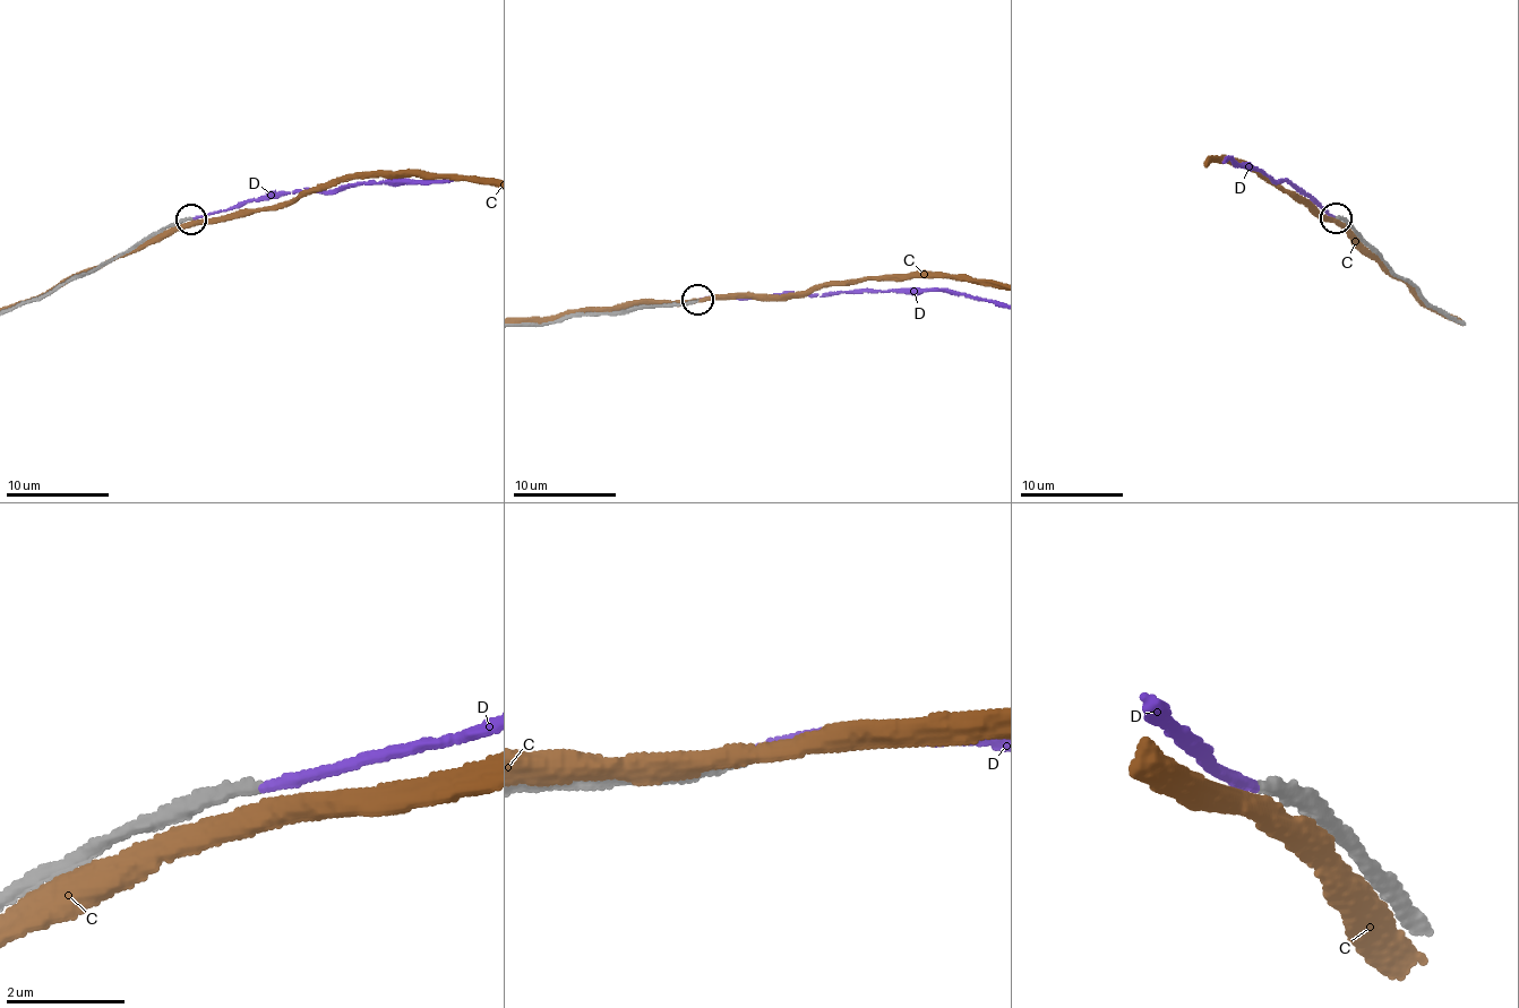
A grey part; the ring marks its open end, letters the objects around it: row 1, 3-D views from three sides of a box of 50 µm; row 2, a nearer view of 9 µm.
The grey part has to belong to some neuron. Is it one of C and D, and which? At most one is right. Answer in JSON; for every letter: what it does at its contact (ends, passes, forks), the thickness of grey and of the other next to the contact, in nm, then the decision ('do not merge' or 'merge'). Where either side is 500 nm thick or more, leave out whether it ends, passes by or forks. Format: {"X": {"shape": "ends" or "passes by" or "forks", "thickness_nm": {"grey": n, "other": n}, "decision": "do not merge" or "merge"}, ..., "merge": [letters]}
{"C": {"shape": "passes by", "thickness_nm": {"grey": 200, "other": 360}, "decision": "do not merge"}, "D": {"shape": "ends", "thickness_nm": {"grey": 200, "other": 140}, "decision": "merge"}, "merge": ["D"]}

